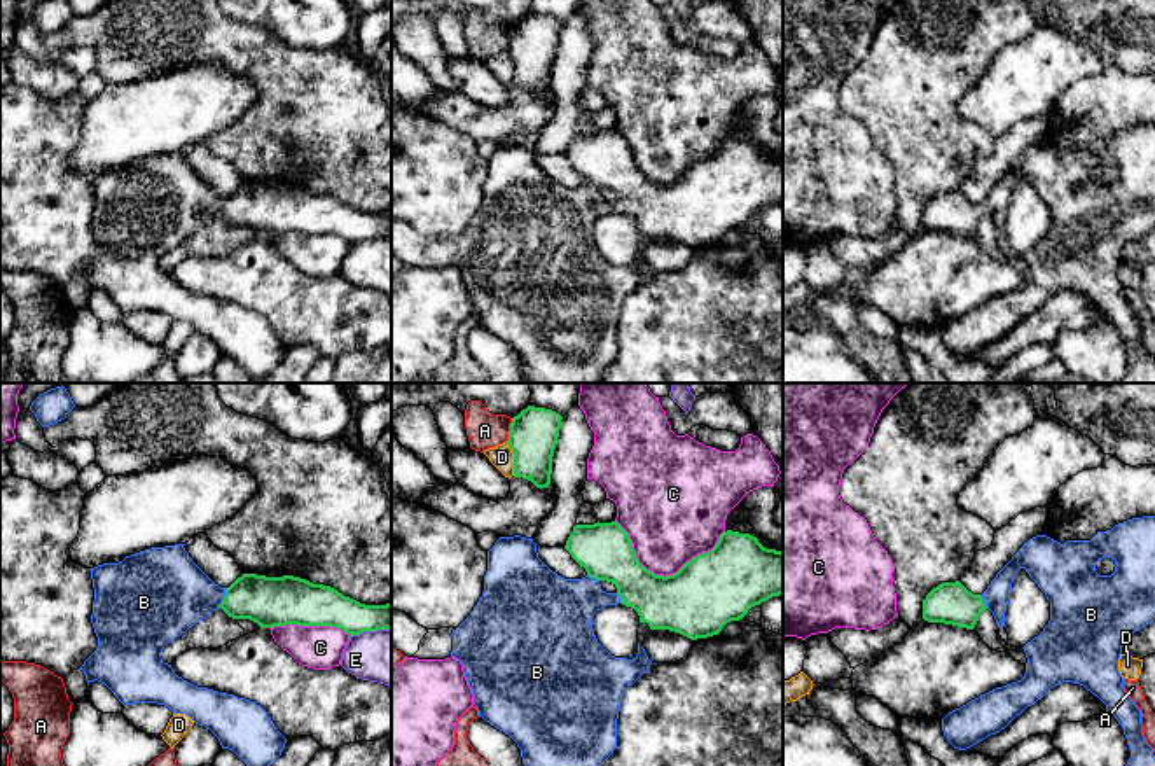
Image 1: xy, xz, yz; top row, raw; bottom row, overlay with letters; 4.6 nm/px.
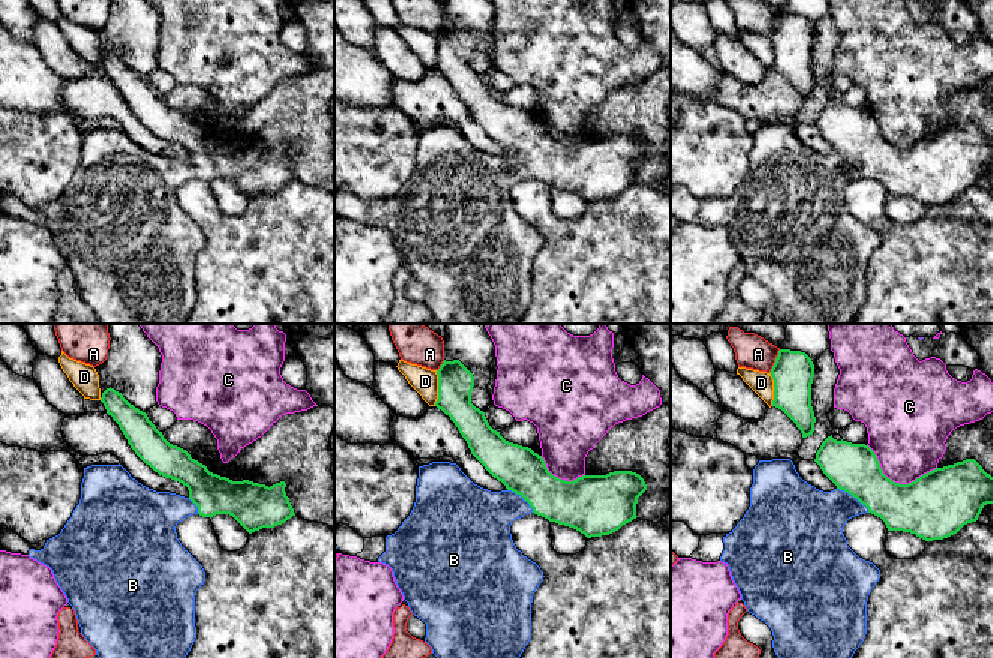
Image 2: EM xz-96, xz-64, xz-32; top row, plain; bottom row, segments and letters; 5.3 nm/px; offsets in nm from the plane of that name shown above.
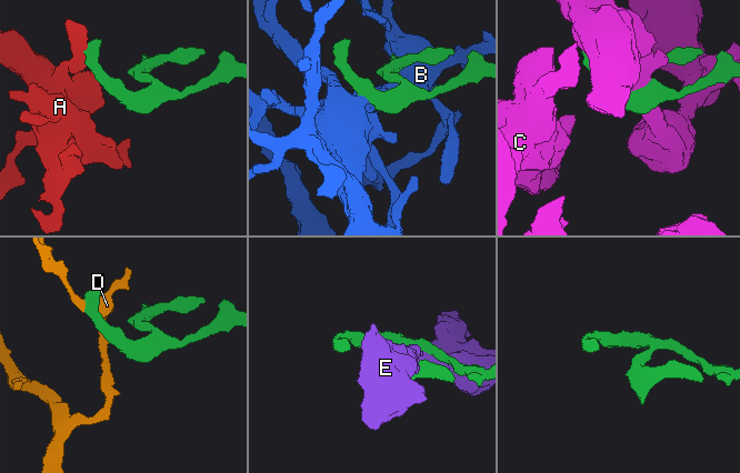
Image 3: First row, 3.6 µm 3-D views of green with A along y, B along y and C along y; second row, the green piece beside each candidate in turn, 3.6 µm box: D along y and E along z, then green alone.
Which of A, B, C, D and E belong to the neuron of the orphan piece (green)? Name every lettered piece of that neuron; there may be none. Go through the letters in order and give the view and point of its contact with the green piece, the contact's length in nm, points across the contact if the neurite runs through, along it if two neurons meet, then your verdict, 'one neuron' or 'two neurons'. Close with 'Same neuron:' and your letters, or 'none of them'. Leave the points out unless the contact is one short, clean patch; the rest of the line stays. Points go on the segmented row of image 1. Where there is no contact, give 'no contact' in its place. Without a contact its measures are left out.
A: xz (511, 431) | 120 nm | along xz (512, 418), (505, 441) | two neurons
B: xy (224, 598) | 100 nm | across xy (269, 602), (261, 598), (224, 598), (170, 593) | one neuron
C: xz (663, 576) | 500 nm | two neurons
D: xz (514, 459) | 160 nm | along xz (505, 443), (512, 453), (514, 474) | two neurons
E: xy (369, 630) | 200 nm | two neurons
Same neuron: B

